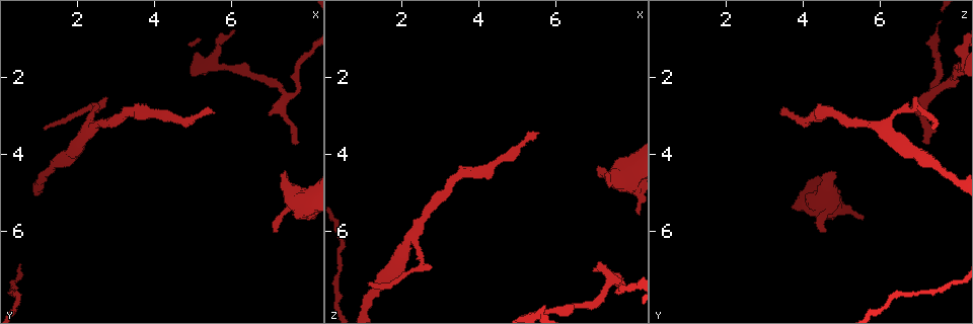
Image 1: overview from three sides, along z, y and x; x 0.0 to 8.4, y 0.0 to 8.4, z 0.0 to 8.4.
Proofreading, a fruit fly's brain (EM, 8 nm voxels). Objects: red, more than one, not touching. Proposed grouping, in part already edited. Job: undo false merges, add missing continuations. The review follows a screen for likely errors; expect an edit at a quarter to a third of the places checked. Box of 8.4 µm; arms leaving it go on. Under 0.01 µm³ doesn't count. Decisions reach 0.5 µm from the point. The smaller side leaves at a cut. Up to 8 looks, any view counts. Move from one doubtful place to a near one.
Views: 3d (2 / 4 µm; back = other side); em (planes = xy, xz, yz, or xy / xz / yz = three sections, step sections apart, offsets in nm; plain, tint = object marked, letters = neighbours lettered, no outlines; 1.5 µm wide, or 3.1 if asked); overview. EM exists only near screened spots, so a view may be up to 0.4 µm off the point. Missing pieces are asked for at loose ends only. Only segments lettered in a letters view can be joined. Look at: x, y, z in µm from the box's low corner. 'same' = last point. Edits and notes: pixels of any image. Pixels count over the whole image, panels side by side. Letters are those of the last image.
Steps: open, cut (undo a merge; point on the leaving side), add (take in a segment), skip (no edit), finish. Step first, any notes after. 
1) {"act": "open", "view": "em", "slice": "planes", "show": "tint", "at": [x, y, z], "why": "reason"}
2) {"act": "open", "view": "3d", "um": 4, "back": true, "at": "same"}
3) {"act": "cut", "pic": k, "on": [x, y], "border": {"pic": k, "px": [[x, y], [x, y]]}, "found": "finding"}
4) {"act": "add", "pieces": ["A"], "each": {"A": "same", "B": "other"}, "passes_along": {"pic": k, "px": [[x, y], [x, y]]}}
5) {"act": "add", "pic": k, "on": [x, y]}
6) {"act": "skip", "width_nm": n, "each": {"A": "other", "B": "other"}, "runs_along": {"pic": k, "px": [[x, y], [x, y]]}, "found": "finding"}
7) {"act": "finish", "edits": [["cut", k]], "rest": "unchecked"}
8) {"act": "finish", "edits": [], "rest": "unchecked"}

{"act": "open", "view": "3d", "um": 2, "at": [7.75, 3.70, 7.15], "why": "tapers out"}

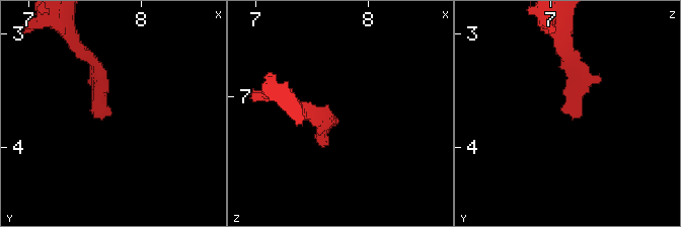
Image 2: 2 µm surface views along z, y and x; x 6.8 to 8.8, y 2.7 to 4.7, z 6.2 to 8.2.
{"act": "open", "view": "em", "slice": "planes", "show": "letters", "at": [7.72, 3.72, 7.16]}

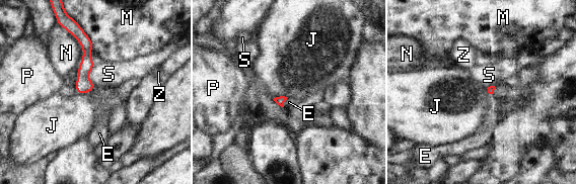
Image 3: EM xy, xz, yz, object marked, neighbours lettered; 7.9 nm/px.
{"act": "add", "pieces": ["E"], "each": {"E": "same", "J": "other", "M": "other", "N": "other", "P": "other", "S": "other", "Z": "other"}, "passes_along": {"pic": 3, "px": [[280, 100], [284, 101], [289, 102]]}, "found": "it goes on there"}

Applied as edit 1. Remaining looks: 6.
{"act": "open", "view": "em", "slice": "planes", "show": "letters", "at": [5.55, 2.90, 3.45], "why": "thin end"}

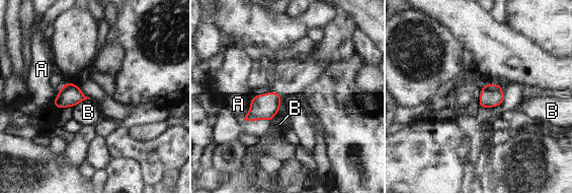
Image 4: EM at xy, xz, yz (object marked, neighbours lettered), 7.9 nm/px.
{"act": "skip", "each": {"A": "other", "B": "other"}, "border": {"pic": 4, "px": [[89, 98], [73, 107]]}, "found": "none of them fits"}

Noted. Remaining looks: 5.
{"act": "open", "view": "em", "slice": "xy", "step": 4, "show": "letters", "at": [7.10, 6.00, 4.55], "why": "an open end"}

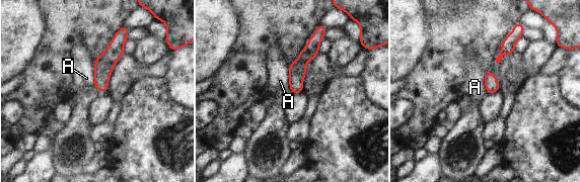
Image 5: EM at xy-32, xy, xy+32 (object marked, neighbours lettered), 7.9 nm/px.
{"act": "skip", "each": {"A": "other"}, "runs_along": {"pic": 5, "px": [[317, 35], [297, 68], [294, 91]]}, "found": "none of them fits"}

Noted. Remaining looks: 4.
{"act": "finish", "edits": [["add", 3]], "rest": "unchecked"}

